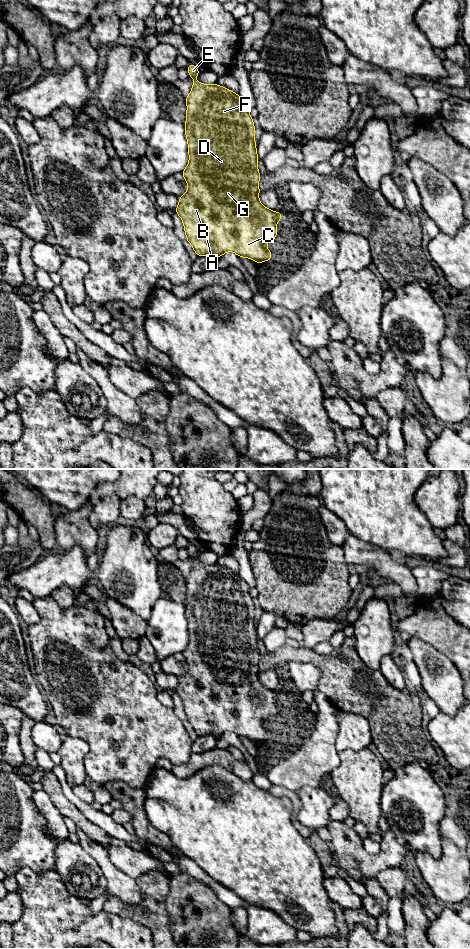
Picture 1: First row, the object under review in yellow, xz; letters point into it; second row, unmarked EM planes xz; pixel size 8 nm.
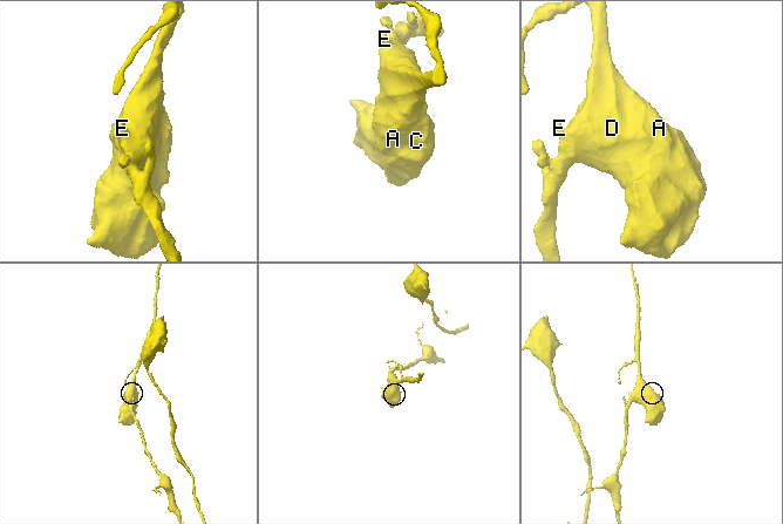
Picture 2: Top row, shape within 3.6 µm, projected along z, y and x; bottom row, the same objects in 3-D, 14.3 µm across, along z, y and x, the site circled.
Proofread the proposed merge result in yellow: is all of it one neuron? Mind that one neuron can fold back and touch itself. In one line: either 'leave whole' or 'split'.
leave whole

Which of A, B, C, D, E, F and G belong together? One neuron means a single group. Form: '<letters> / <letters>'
A B C D E F G

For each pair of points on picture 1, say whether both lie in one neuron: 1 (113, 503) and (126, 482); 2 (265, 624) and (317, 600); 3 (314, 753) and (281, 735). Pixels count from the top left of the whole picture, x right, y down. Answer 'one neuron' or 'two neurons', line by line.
1: two neurons
2: two neurons
3: two neurons

